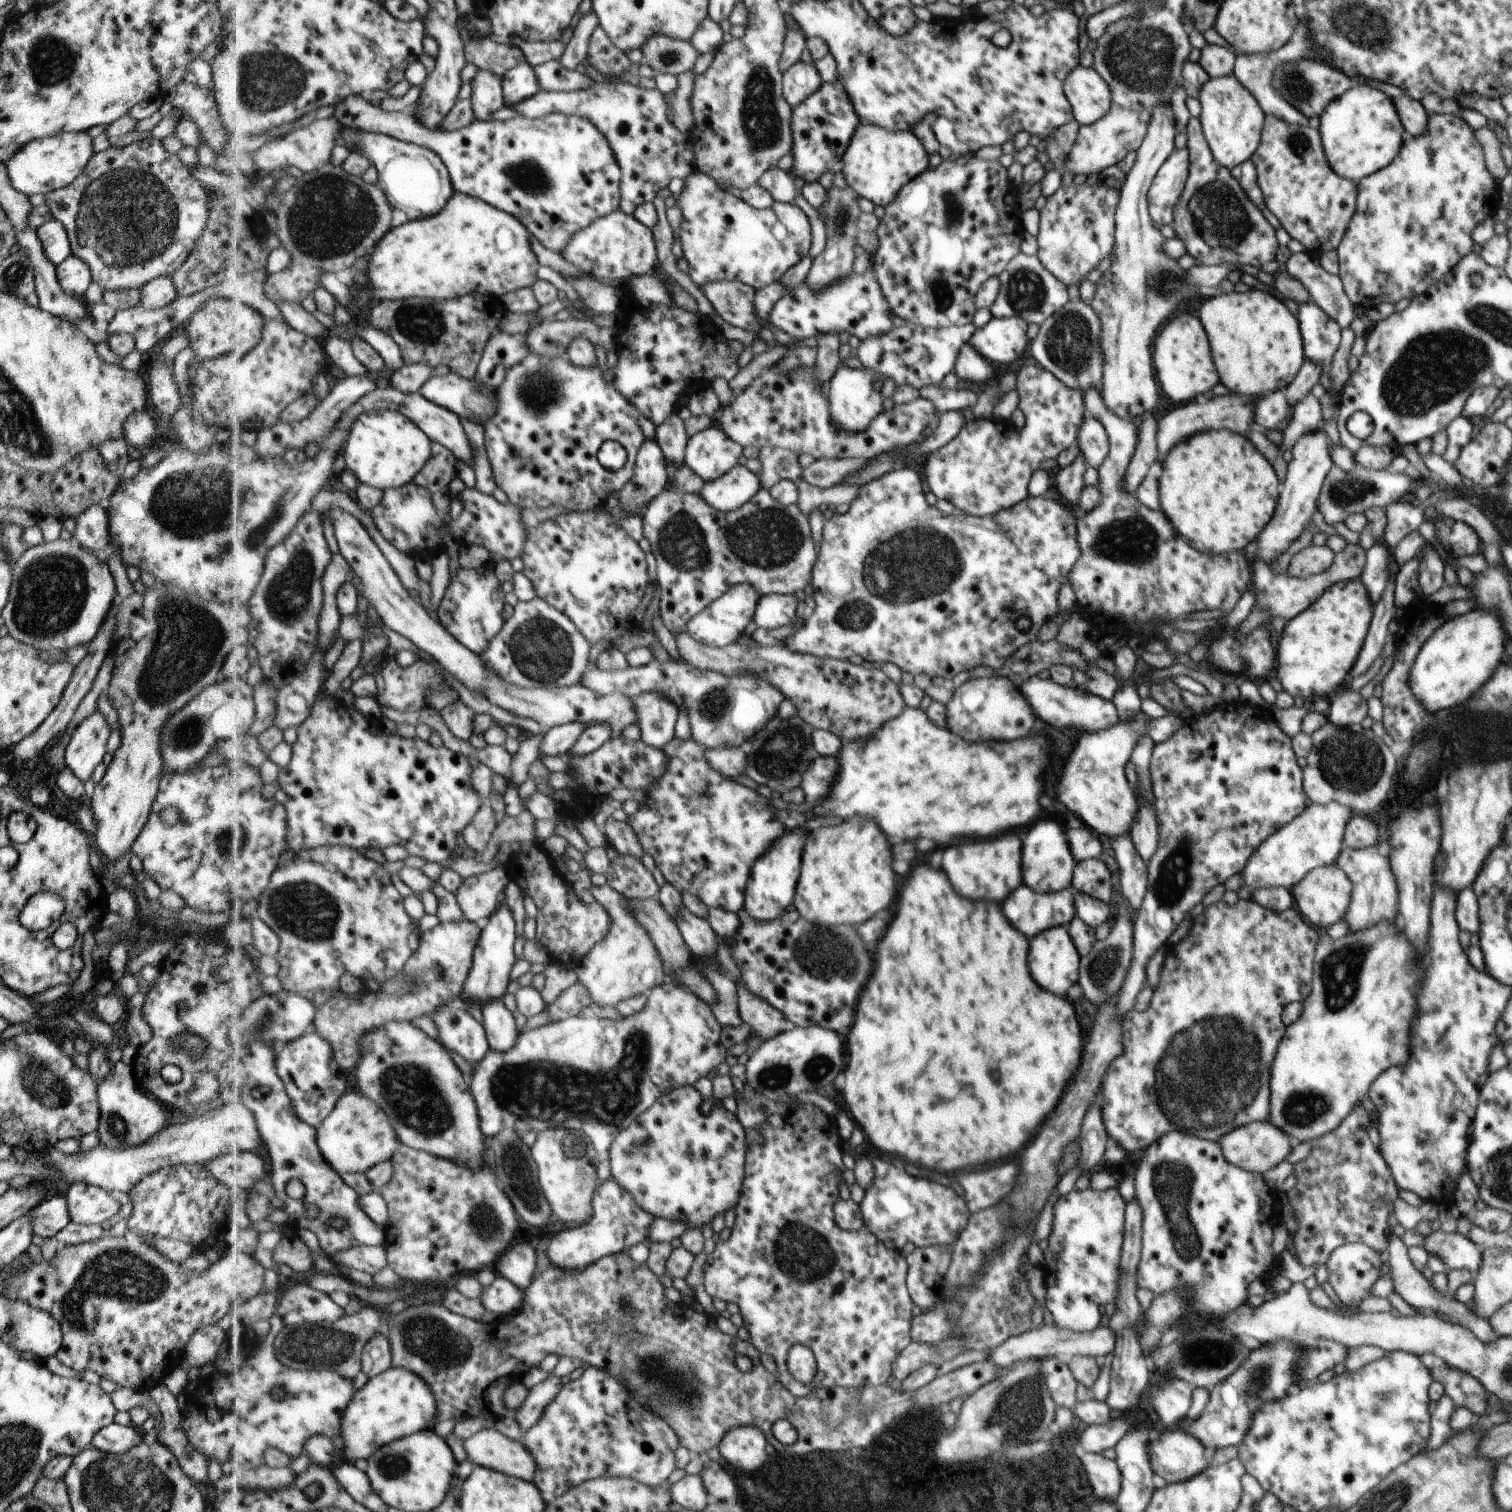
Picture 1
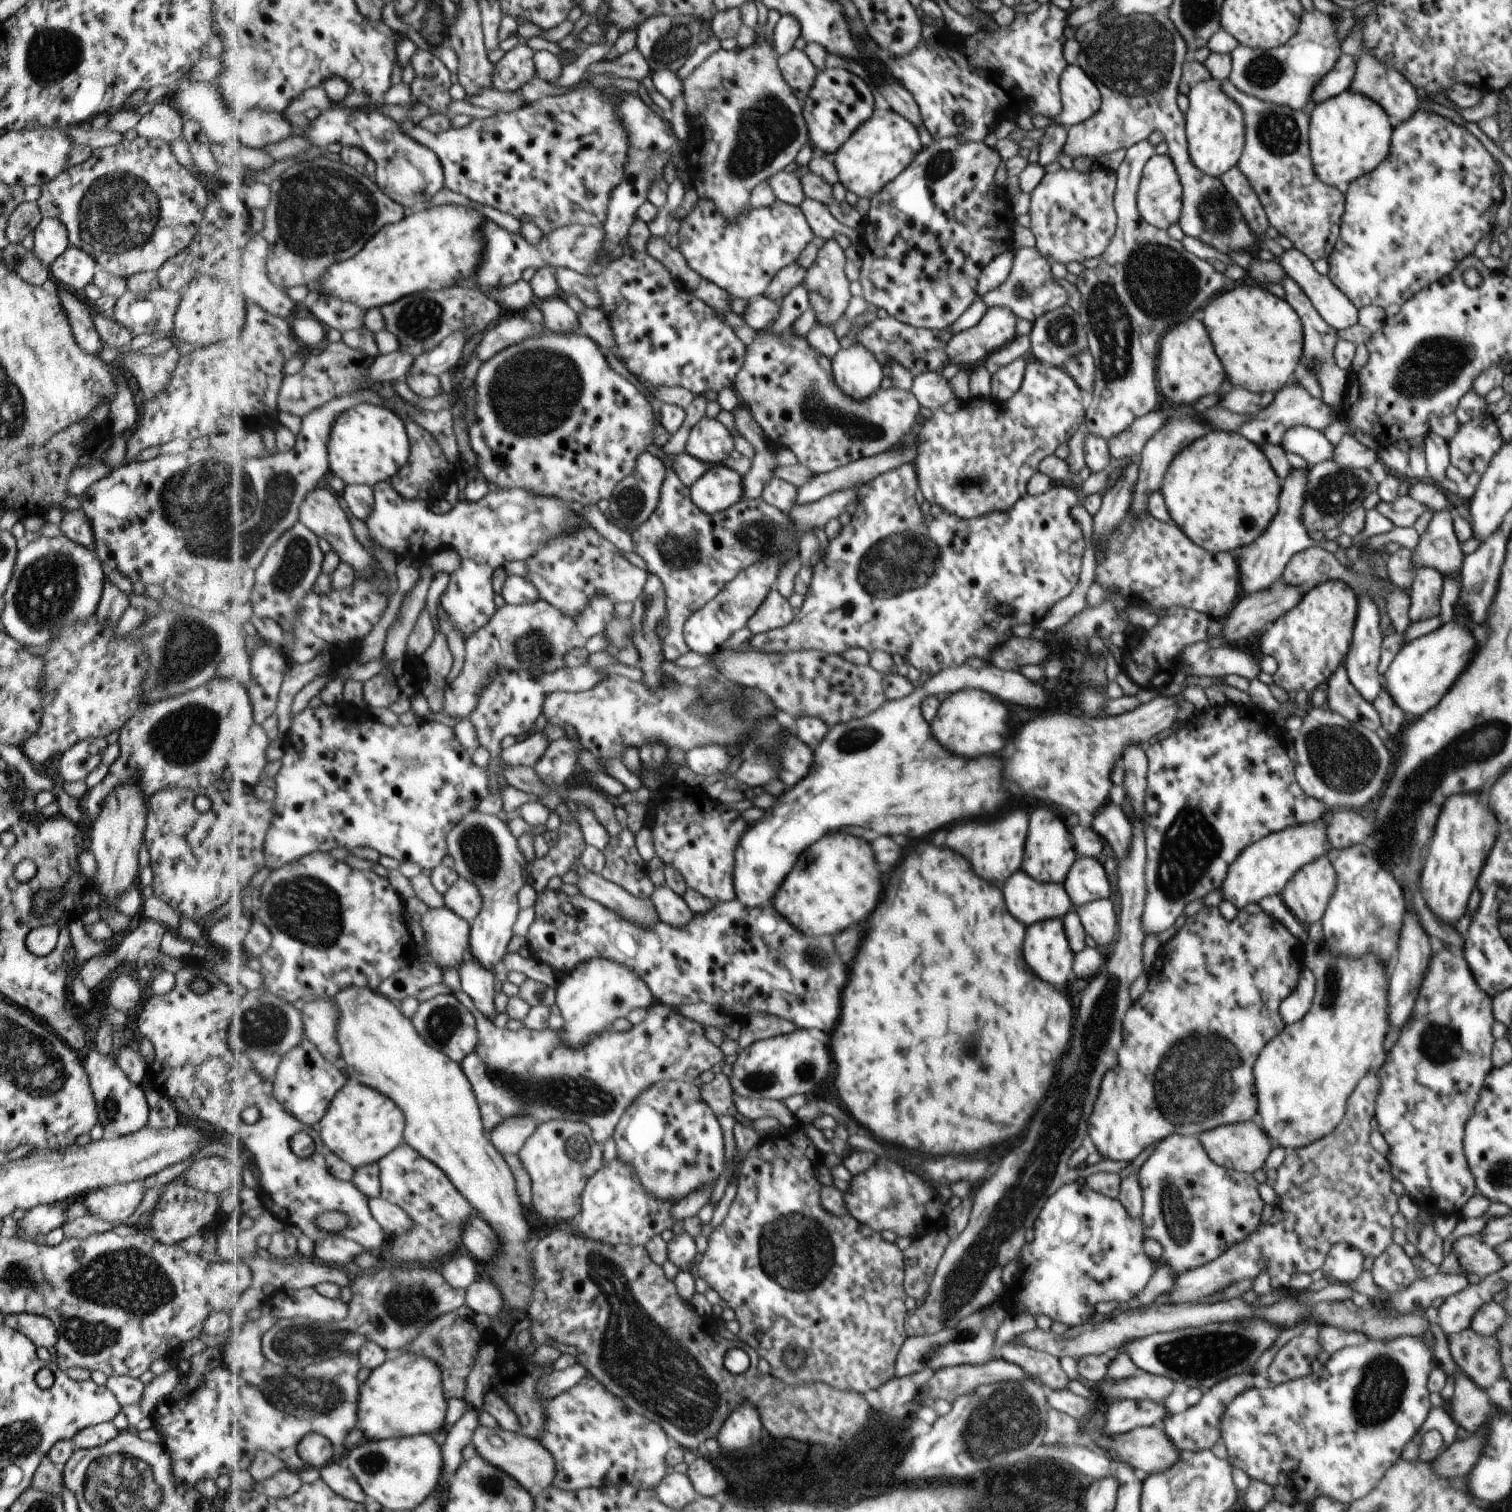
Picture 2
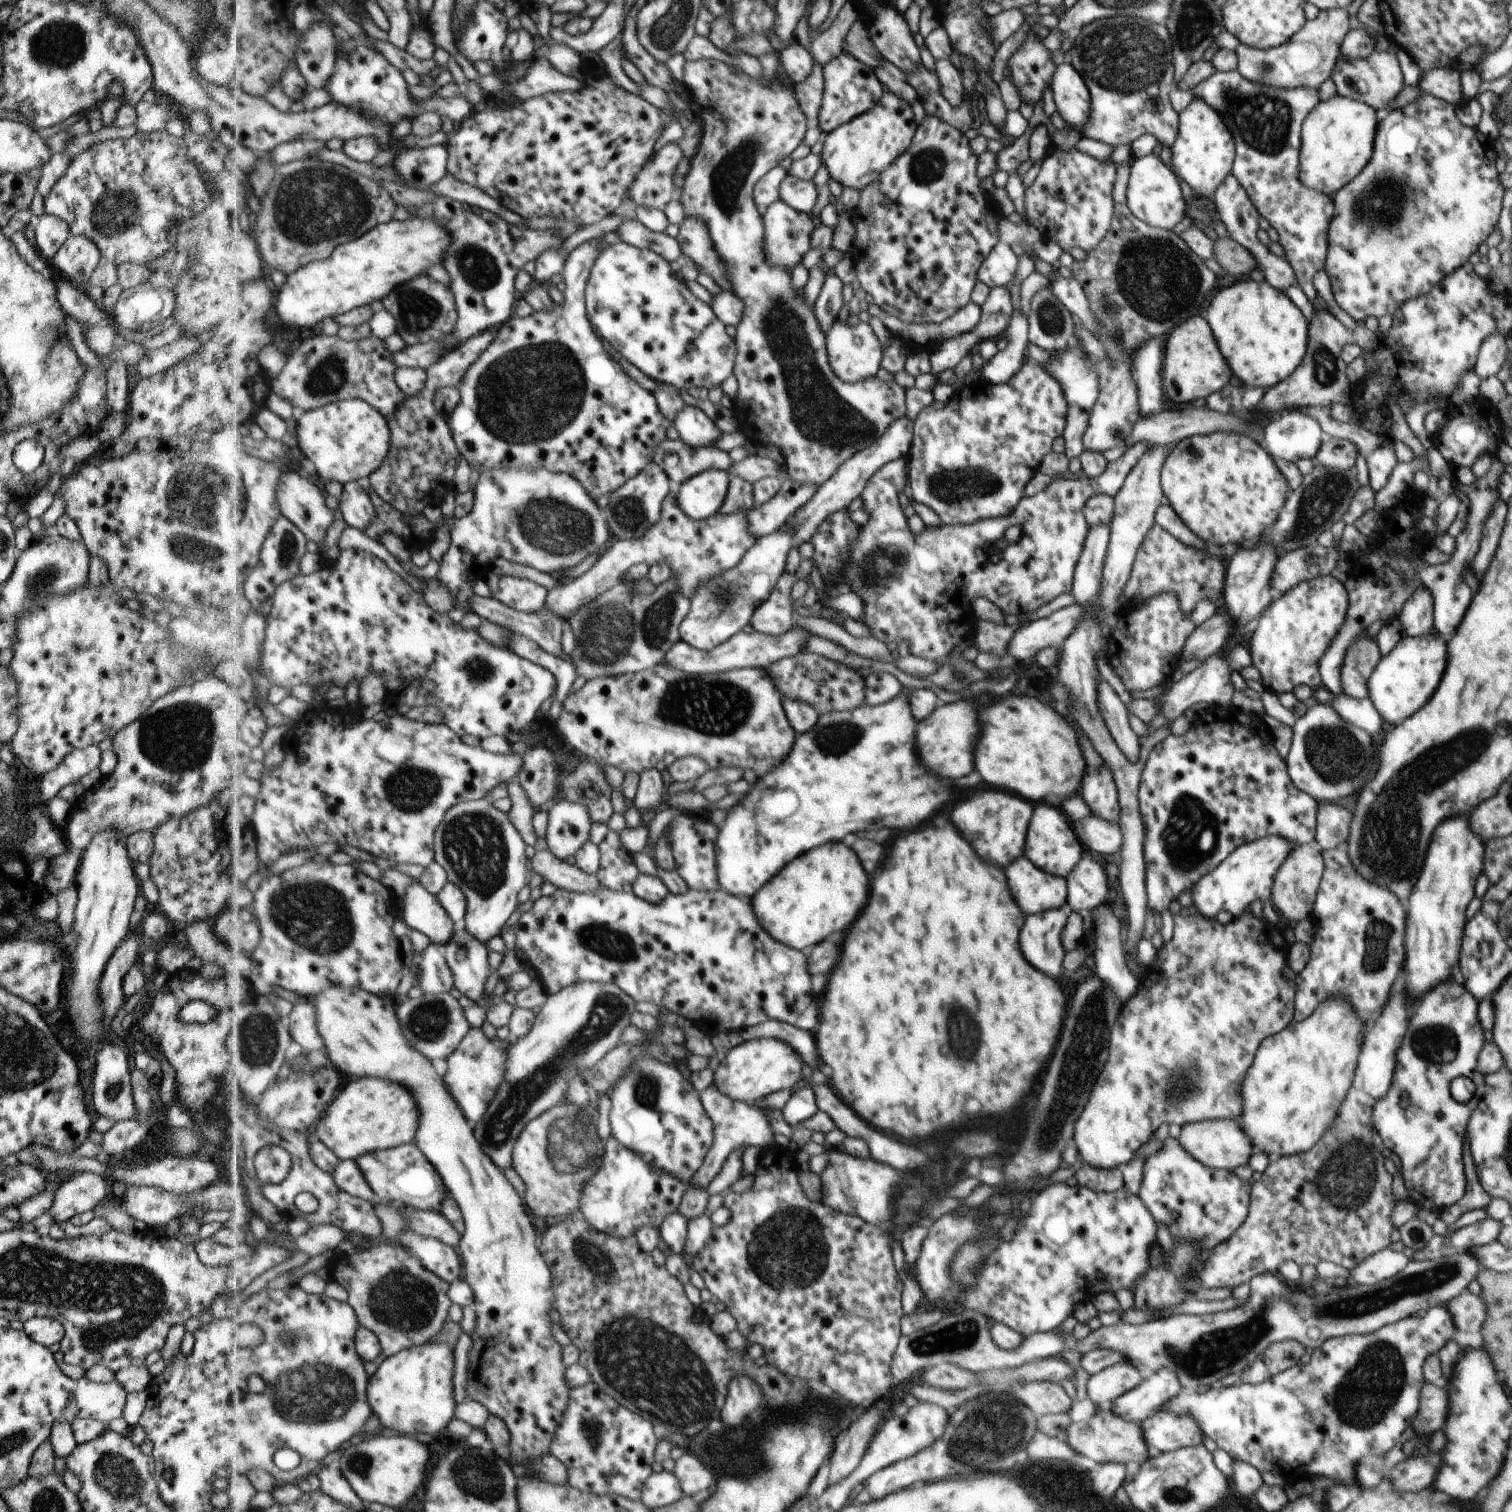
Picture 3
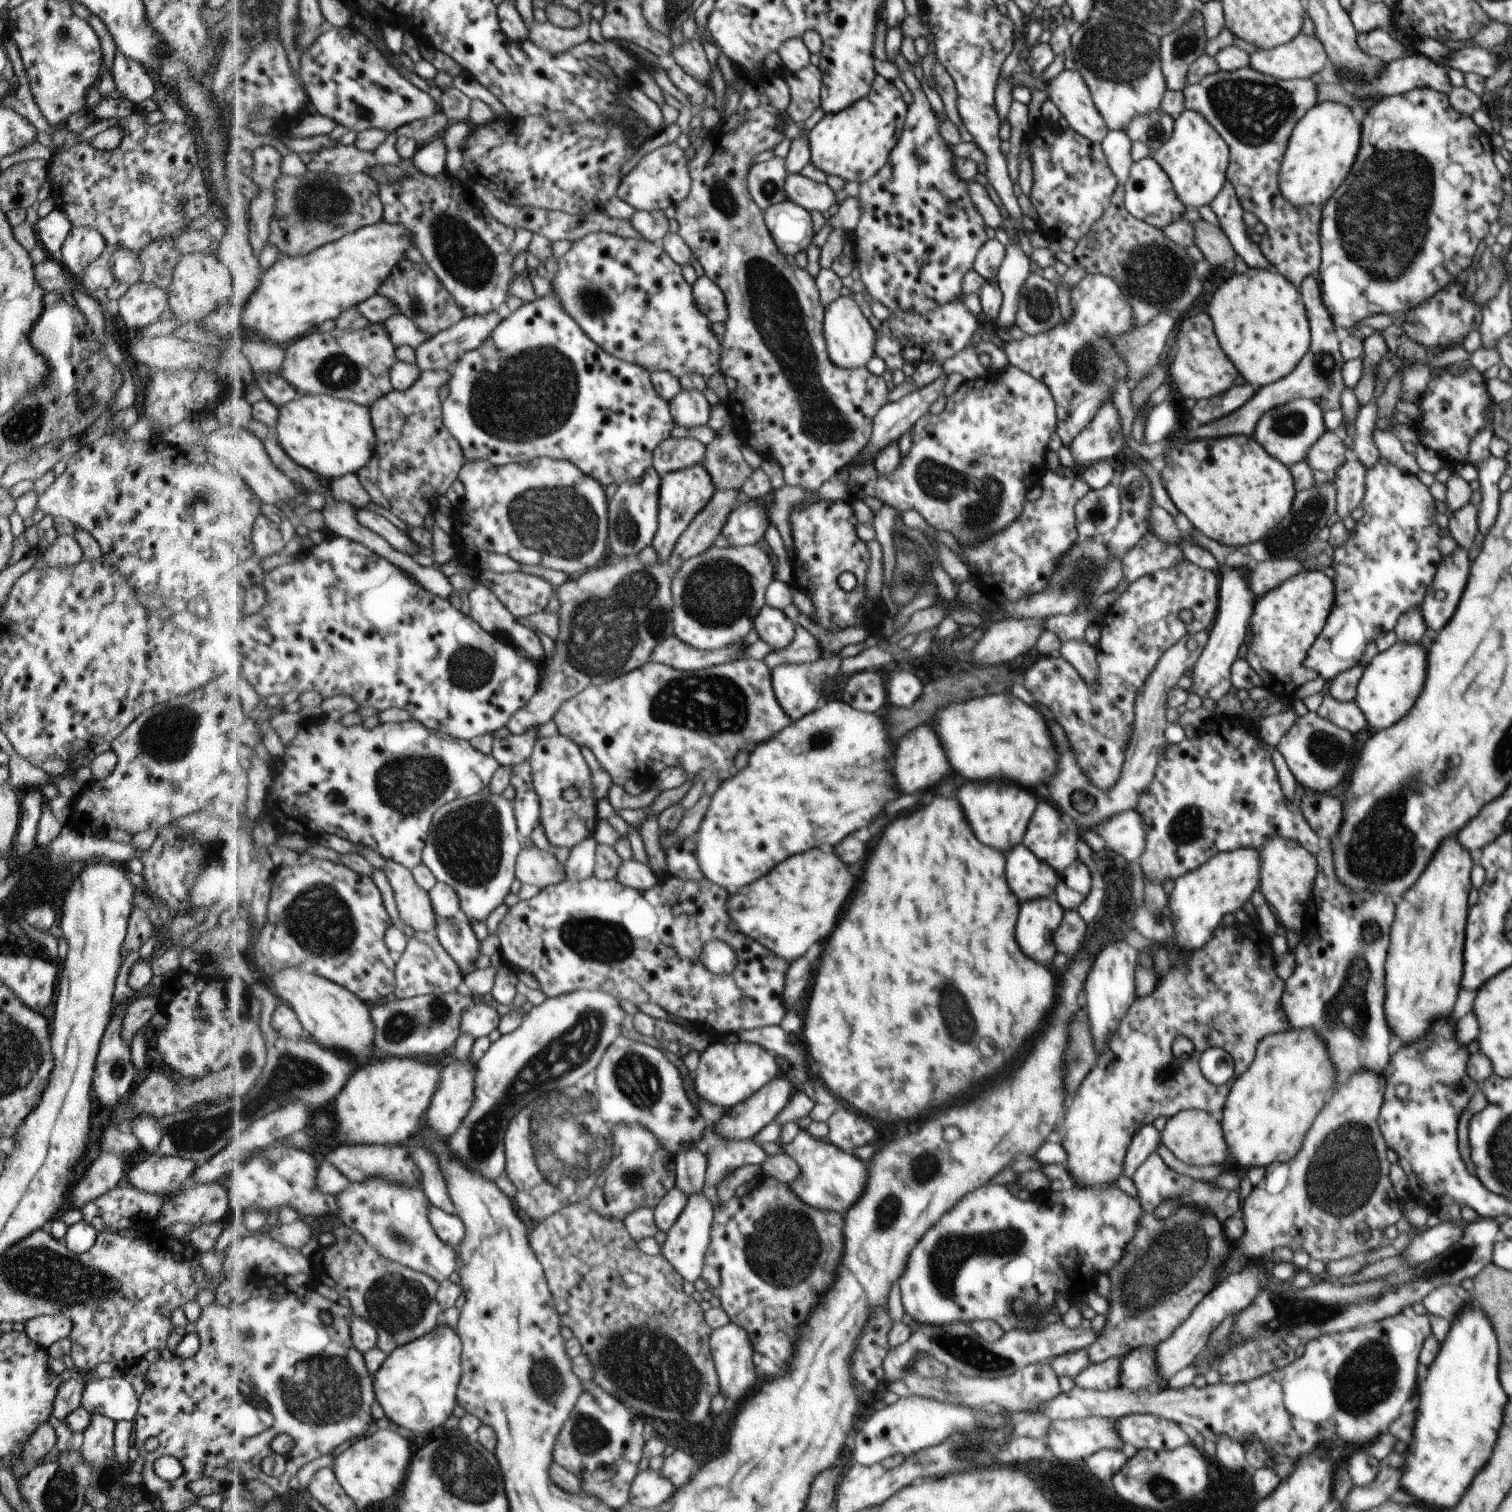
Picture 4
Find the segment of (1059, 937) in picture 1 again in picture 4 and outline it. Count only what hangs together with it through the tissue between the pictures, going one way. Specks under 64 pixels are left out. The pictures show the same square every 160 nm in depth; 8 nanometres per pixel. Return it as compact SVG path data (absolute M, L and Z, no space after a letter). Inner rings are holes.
M1053 896L1023 902L1015 934L1019 934L1019 946L1023 946L1027 958L1035 958L1035 962L1043 962L1043 966L1051 964L1056 954L1052 932L1059 926L1063 912Z

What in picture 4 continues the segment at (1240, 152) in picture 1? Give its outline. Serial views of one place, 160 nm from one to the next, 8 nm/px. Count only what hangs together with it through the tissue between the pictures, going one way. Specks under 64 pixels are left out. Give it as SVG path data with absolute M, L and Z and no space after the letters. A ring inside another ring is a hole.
M1185 109L1173 122L1169 140L1151 152L1151 157L1166 172L1175 195L1187 210L1197 210L1209 204L1222 191L1226 182L1228 155L1227 144L1223 142L1222 136L1215 132L1201 114Z

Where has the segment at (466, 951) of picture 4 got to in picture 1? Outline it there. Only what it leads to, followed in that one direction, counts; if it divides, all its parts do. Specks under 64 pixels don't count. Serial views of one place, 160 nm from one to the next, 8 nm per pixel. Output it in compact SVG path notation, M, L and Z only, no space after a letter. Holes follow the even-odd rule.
M501 999L484 1003L480 1009L490 1048L502 1053L509 1052L522 1033L514 1014L505 1008Z

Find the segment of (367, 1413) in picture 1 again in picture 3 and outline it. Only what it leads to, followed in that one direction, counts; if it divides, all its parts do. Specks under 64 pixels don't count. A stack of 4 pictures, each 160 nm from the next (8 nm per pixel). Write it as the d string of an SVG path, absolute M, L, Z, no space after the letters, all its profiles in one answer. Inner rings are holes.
M427 1342L402 1350L399 1354L382 1359L367 1385L367 1400L374 1415L387 1428L411 1437L423 1434L439 1434L456 1418L458 1403L453 1398L453 1374L455 1374L455 1352L446 1343Z

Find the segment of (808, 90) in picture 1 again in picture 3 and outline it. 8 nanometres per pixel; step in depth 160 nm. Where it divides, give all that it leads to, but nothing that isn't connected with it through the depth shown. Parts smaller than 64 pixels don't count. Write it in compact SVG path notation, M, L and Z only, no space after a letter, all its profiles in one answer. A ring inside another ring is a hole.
M797 43L781 51L779 61L793 84L805 82L811 76L816 63L811 52Z

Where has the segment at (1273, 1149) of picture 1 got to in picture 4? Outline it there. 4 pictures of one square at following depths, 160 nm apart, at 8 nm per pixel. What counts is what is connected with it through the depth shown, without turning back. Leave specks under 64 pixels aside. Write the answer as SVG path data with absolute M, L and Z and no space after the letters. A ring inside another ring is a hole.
M1188 1109L1167 1118L1163 1130L1158 1133L1158 1145L1164 1146L1173 1156L1187 1165L1221 1164L1227 1158L1227 1146L1223 1146L1222 1128L1219 1123L1198 1109Z

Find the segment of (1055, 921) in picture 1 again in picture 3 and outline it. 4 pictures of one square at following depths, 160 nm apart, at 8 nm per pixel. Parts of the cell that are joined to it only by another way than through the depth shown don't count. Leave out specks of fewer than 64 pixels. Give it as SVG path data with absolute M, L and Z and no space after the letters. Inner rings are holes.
M1016 858L1007 870L1011 896L1024 916L1065 909L1065 879L1039 870L1029 859Z

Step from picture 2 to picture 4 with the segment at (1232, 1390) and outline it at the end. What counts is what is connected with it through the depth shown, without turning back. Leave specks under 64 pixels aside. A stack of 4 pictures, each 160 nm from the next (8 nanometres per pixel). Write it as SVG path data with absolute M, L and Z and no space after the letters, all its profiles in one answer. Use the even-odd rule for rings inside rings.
M1132 1414L1114 1421L1117 1438L1131 1444L1136 1450L1170 1451L1186 1445L1191 1440L1176 1422L1150 1414Z

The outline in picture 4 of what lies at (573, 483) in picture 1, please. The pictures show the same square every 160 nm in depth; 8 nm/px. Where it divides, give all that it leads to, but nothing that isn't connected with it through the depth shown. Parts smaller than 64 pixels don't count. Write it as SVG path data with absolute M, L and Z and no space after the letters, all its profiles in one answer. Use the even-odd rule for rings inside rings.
M557 295L540 297L532 303L522 305L512 314L506 313L501 324L483 343L483 346L468 352L455 364L449 390L449 396L443 402L444 422L451 434L459 441L467 460L486 460L493 462L495 466L501 466L529 462L539 456L549 456L555 460L575 463L585 474L596 478L604 487L613 482L619 486L624 482L641 480L647 469L654 464L655 449L671 436L676 423L674 415L671 414L670 402L655 391L650 371L635 363L625 362L603 350L564 309L562 300Z

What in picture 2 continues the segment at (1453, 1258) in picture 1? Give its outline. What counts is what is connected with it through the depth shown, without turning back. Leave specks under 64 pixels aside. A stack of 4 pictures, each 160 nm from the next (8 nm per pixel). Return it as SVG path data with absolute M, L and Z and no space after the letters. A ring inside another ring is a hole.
M1474 1235L1458 1237L1452 1242L1450 1252L1453 1252L1457 1264L1468 1276L1476 1274L1482 1279L1504 1265L1495 1250Z

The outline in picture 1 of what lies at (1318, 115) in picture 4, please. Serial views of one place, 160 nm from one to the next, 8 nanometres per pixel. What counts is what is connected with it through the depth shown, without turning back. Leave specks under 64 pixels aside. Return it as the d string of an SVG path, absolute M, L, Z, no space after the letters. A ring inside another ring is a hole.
M1369 83L1353 84L1339 98L1327 104L1318 120L1318 133L1326 161L1335 174L1356 184L1363 177L1386 167L1395 158L1406 137L1391 98Z

